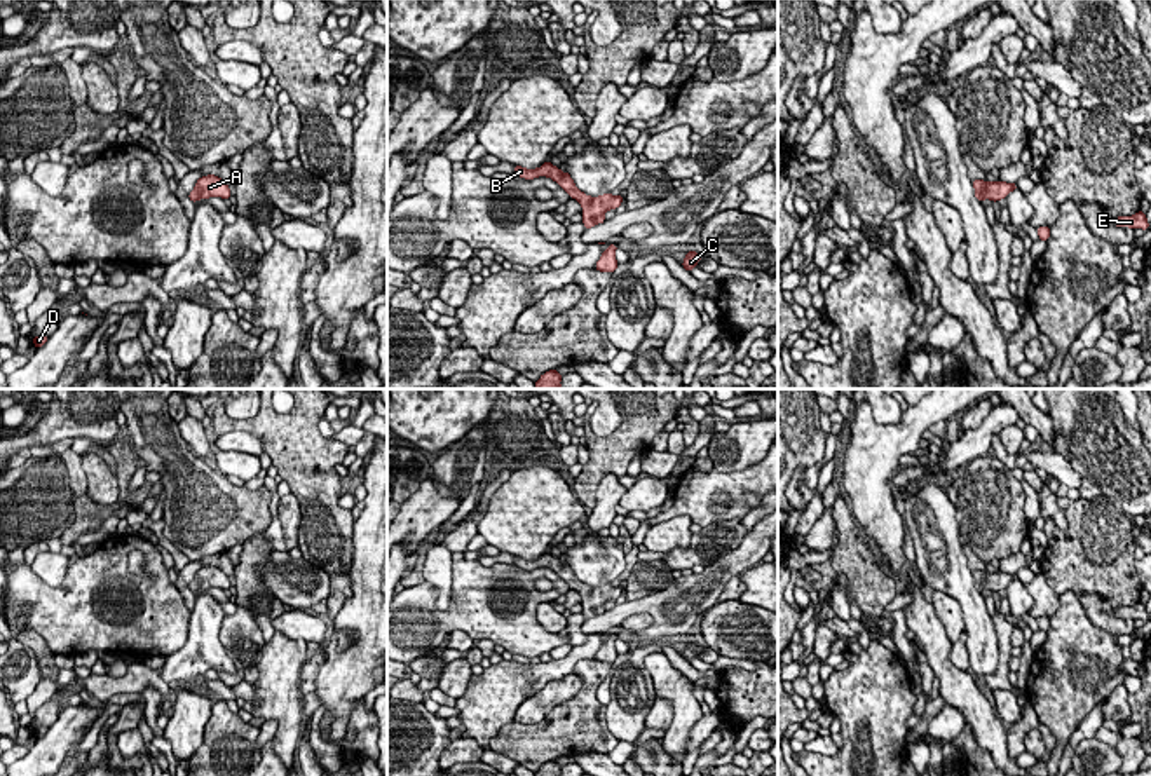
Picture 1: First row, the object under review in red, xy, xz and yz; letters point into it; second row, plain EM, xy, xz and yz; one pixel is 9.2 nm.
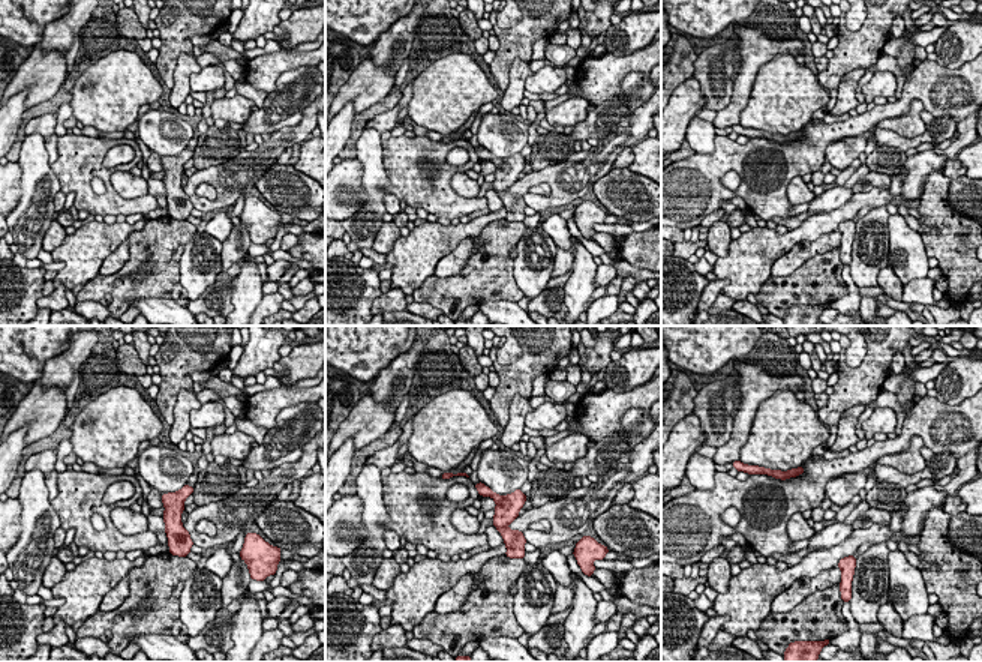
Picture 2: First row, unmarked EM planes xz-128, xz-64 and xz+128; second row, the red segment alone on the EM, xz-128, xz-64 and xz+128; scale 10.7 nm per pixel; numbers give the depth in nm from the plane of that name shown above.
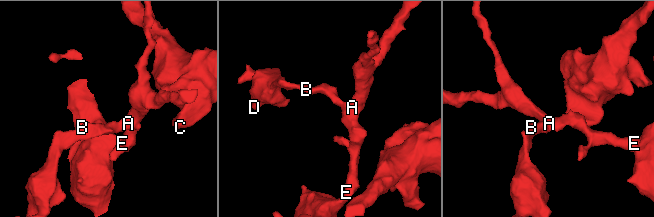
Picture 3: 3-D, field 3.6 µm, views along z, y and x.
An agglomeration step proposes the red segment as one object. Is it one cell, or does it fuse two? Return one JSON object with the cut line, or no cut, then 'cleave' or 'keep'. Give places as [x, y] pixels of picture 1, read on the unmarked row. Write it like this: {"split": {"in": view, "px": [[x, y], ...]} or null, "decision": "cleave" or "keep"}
{"split": null, "decision": "keep"}

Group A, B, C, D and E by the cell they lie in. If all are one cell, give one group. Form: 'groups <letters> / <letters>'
groups A B C D E

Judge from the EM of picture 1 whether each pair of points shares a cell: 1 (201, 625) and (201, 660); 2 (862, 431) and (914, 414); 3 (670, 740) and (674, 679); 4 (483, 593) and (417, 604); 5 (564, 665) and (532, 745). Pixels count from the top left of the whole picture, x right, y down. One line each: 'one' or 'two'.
1: one
2: one
3: one
4: one
5: two

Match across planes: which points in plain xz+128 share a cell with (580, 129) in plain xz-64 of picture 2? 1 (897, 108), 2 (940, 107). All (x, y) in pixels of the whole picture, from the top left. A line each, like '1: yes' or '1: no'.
1: no
2: no

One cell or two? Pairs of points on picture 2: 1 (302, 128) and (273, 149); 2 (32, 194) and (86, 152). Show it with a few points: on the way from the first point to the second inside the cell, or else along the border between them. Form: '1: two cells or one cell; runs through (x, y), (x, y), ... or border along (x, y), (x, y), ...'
1: one cell; runs through (294, 134), (281, 141)
2: two cells; border along (51, 167), (60, 189)

